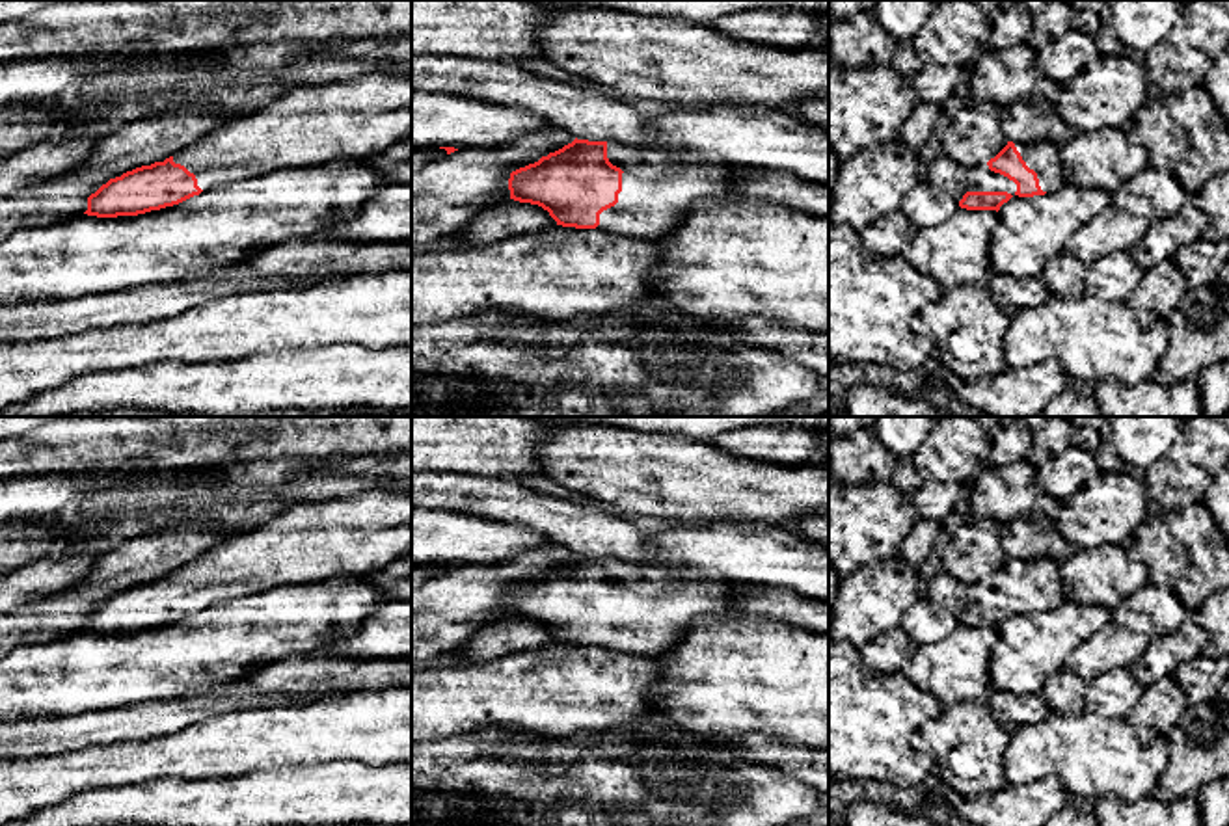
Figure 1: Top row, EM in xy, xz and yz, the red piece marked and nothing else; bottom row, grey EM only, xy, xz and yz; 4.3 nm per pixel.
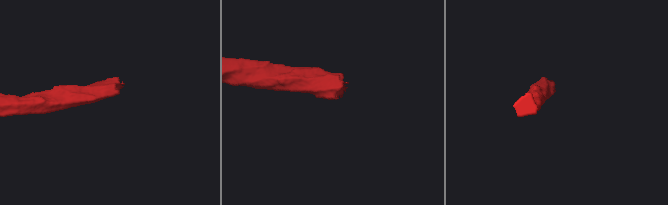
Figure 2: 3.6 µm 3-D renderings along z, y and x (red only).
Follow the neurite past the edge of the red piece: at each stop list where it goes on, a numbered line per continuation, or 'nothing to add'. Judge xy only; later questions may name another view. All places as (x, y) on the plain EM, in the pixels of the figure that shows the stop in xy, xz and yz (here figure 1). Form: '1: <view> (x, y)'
1: xy (362, 534)

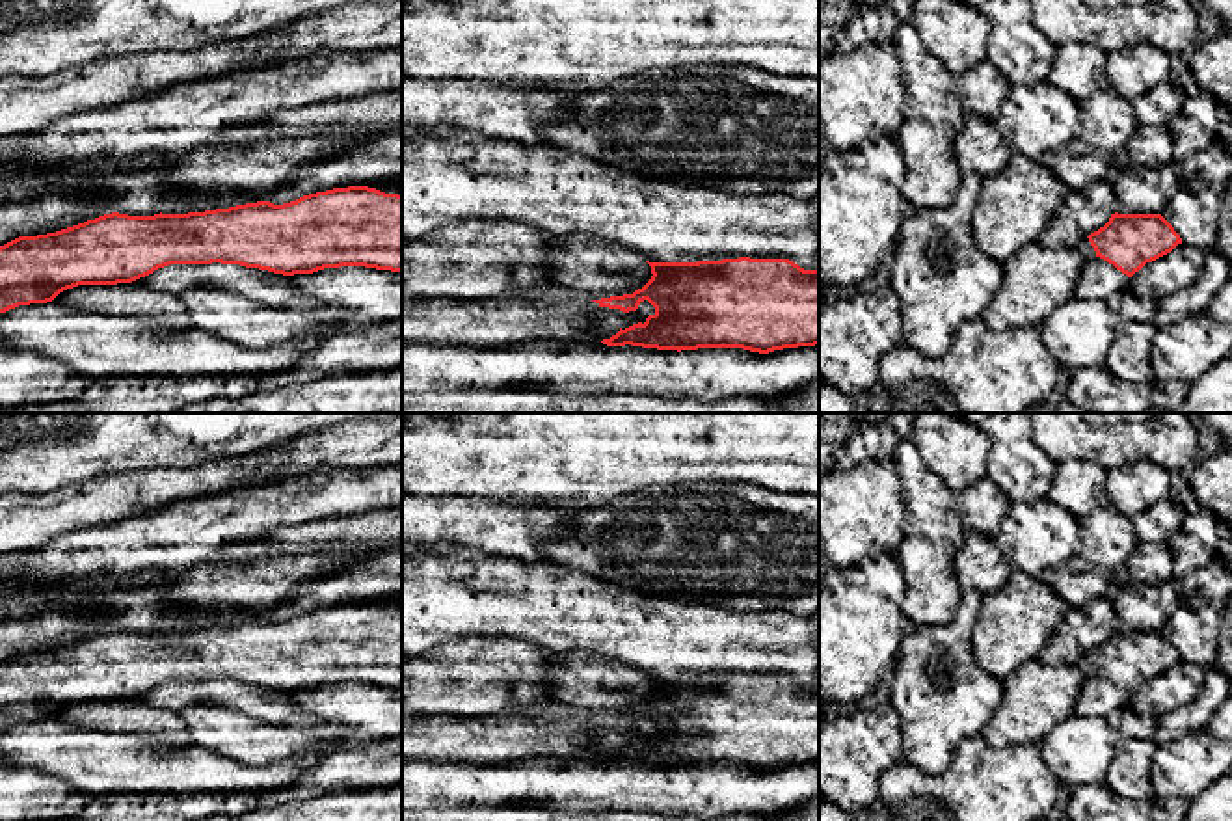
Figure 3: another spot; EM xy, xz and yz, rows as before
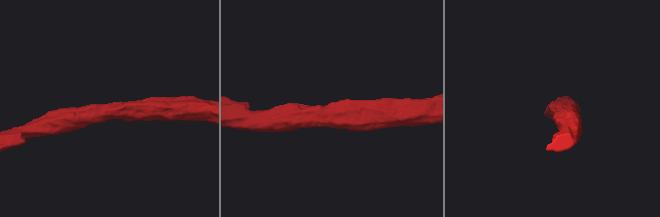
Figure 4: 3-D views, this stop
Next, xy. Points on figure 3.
nothing to add

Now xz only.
nothing to add

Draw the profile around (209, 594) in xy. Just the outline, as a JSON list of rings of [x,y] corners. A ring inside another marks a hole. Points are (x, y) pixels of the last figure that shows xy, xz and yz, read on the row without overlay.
[[[344,549],[272,557],[249,564],[197,564],[160,588],[173,601],[160,616],[160,629],[188,631],[270,618],[275,605],[301,583],[368,555],[372,553],[365,549]]]

